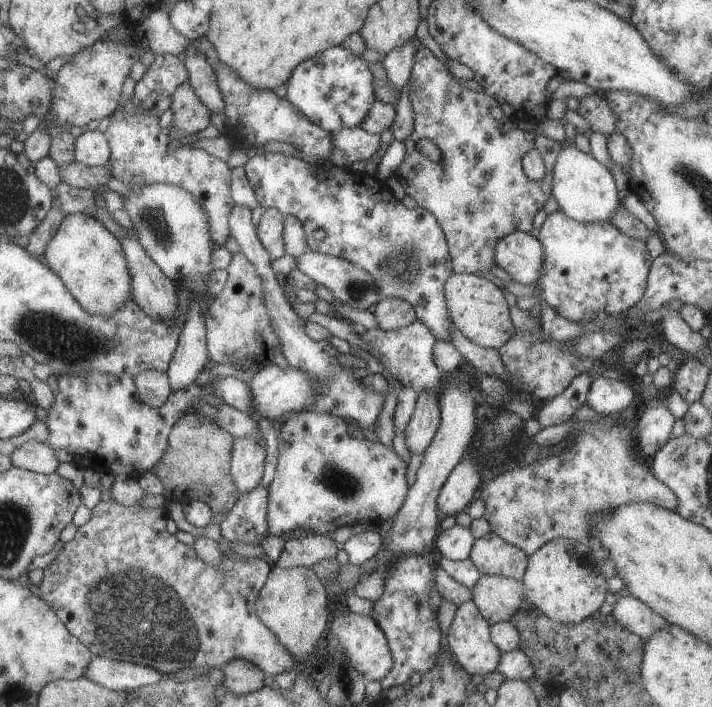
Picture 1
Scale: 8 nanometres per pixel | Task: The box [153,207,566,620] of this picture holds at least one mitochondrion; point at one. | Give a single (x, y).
(402, 267)

